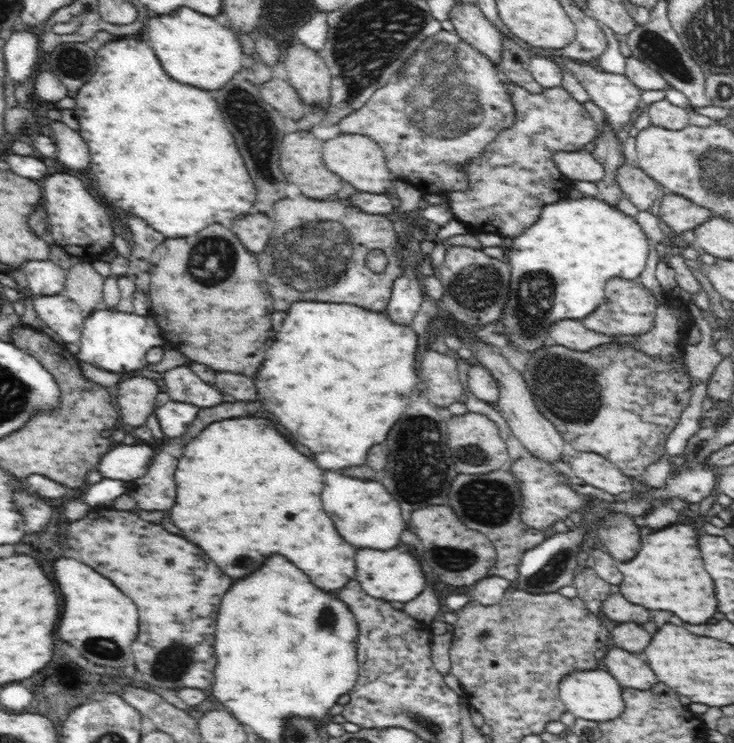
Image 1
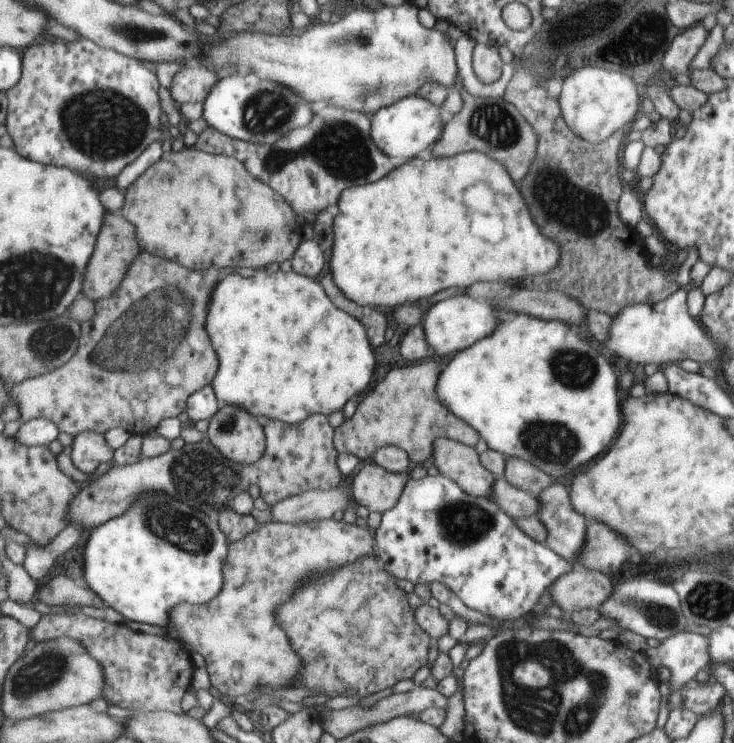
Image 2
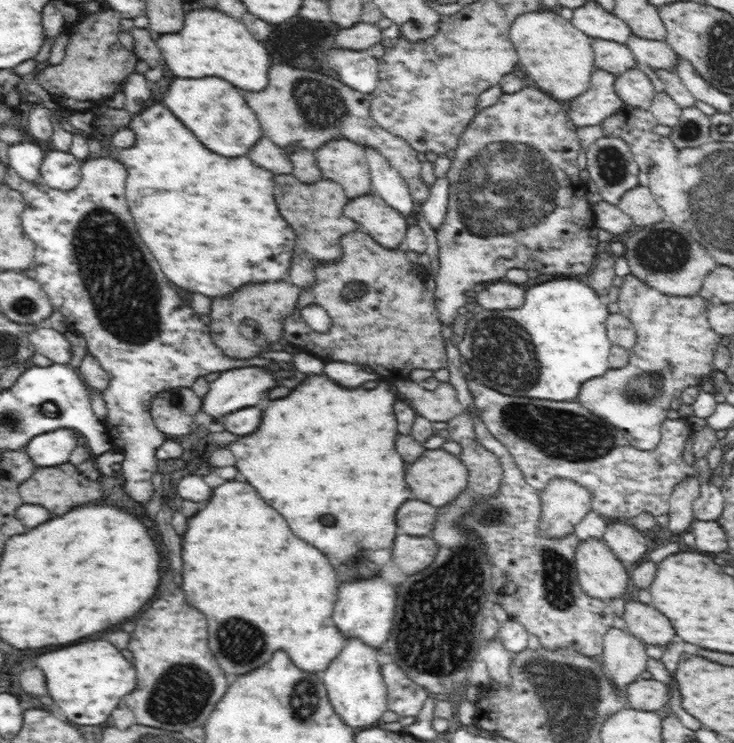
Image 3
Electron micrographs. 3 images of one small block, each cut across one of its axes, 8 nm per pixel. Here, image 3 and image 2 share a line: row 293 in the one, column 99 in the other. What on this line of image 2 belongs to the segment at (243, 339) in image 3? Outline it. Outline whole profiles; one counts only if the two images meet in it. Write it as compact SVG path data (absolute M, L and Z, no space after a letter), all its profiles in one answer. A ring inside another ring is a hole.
M120 212L106 216L106 223L97 240L96 251L93 253L85 273L85 286L82 294L94 302L108 299L115 294L132 262L140 252L142 252L142 246L136 240L136 228L127 222Z

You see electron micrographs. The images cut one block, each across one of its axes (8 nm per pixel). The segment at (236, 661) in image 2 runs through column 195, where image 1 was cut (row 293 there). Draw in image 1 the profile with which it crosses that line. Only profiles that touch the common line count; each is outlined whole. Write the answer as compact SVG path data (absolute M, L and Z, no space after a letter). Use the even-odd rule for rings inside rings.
M610 279L605 287L605 300L595 312L580 320L588 330L608 336L619 334L641 335L648 332L655 321L658 301L640 280Z

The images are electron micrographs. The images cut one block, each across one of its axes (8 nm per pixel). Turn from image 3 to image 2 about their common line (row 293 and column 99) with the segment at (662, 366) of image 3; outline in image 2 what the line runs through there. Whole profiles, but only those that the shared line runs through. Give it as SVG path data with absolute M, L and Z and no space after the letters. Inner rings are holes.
M82 613L43 615L31 631L36 643L64 636L80 640L89 654L102 663L106 678L103 697L112 705L118 704L135 712L183 712L181 701L191 688L195 667L190 653L180 641L137 632L124 624L113 625L106 620L90 618Z

